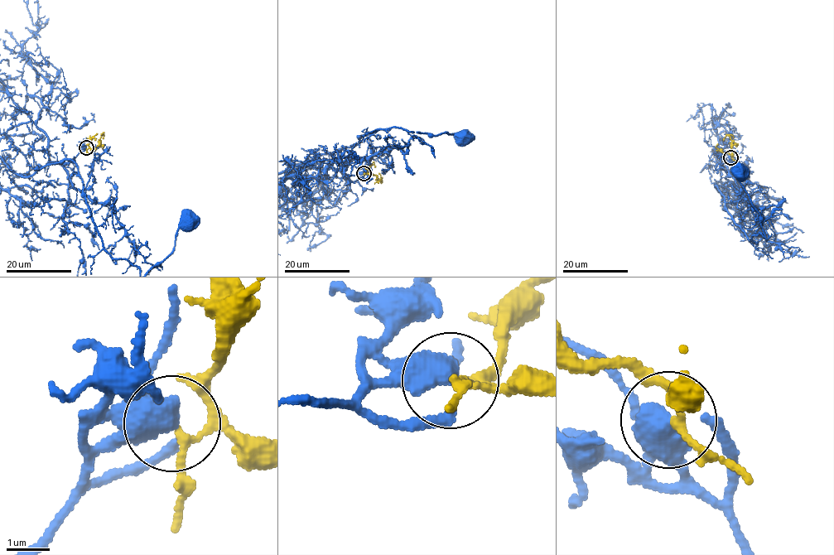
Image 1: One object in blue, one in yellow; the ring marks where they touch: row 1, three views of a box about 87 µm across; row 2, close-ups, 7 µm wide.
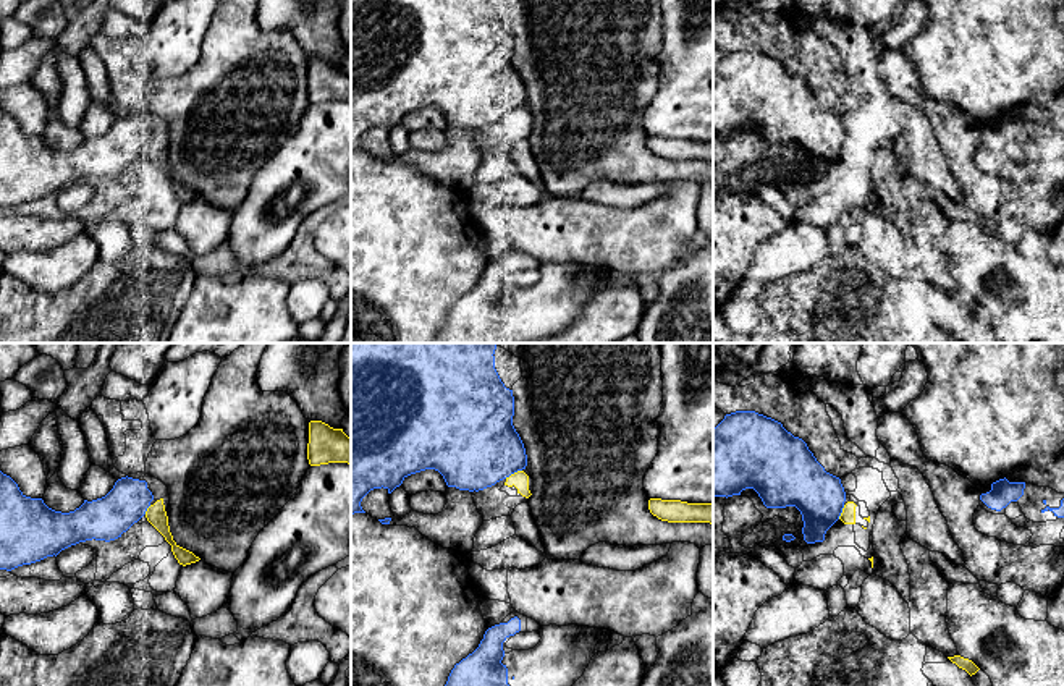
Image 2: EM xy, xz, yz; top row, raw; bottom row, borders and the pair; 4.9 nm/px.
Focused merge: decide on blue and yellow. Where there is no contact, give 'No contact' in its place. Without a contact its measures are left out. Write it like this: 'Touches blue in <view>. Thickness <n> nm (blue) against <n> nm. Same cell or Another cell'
Touches blue in xz. Thickness 440 nm (blue) against 90 nm. Another cell

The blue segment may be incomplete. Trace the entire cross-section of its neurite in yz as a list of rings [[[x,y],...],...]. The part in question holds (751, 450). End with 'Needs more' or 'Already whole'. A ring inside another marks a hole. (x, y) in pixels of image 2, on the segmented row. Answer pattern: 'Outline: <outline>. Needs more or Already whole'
Outline: [[[755,411],[726,414],[713,429],[713,497],[728,498],[745,489],[754,489],[766,508],[796,506],[802,514],[807,544],[825,540],[846,502],[841,479],[825,471],[807,443],[781,422]]]. Already whole

